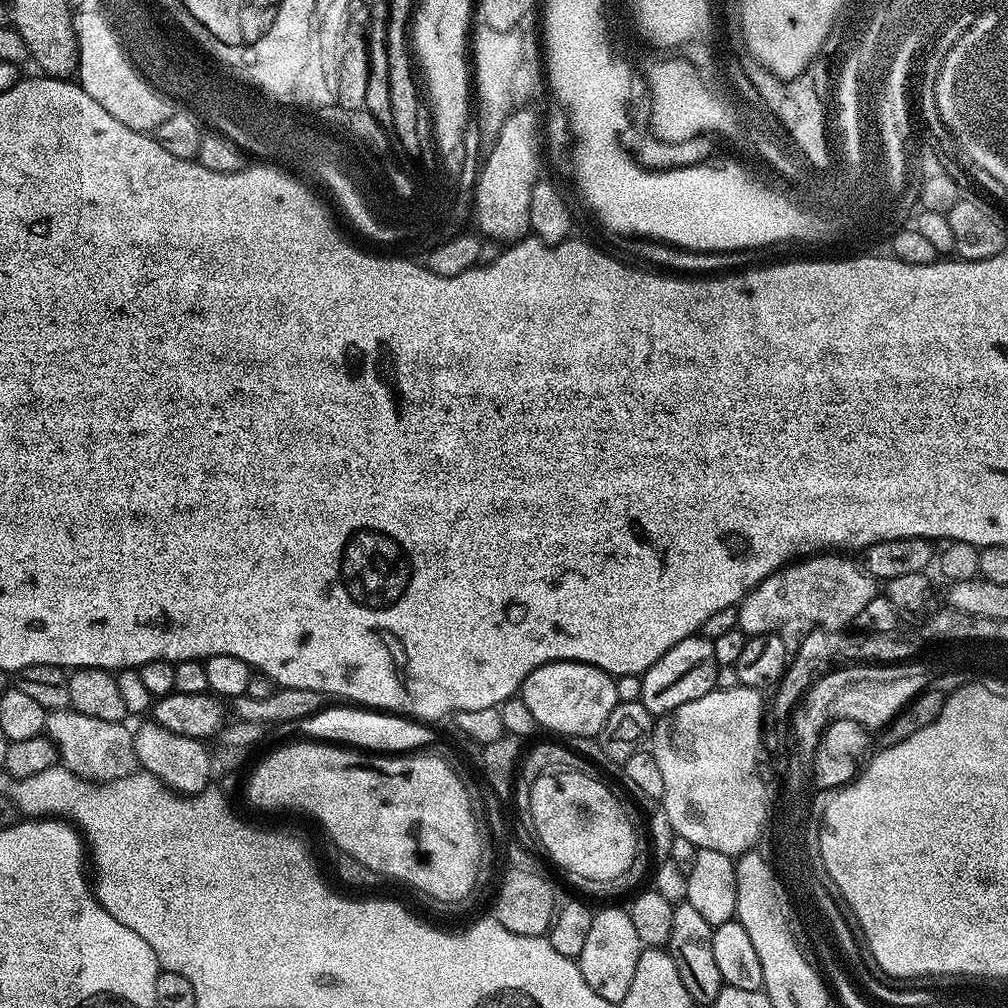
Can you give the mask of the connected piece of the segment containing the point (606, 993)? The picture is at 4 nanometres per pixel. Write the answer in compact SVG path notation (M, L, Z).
M623 907L604 908L597 911L590 922L590 934L586 937L586 946L582 946L582 954L578 958L582 978L599 994L614 1006L619 1006L622 998L630 990L630 981L634 979L634 970L638 966L638 958L642 945L634 930L634 922L630 922L630 914Z

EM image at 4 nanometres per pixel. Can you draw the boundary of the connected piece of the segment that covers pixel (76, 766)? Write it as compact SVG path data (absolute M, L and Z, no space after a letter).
M67 708L45 717L45 733L57 748L61 765L89 783L116 781L139 767L134 751L135 733L125 723L105 722Z

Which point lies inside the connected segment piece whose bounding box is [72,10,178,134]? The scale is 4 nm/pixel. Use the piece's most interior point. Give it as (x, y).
(106, 73)

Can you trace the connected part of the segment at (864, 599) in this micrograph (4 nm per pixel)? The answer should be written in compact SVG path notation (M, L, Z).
M834 552L817 554L784 565L774 575L767 576L740 602L738 626L748 635L774 633L782 638L790 654L796 652L806 634L812 633L815 628L831 626L833 631L841 631L849 627L862 612L863 607L878 594L878 582L857 563L855 565L842 556L845 555Z

